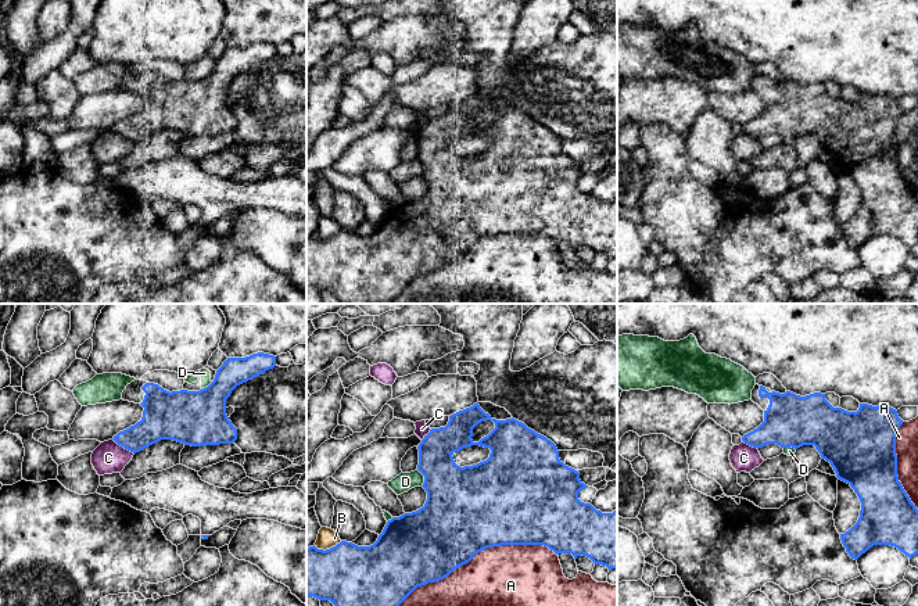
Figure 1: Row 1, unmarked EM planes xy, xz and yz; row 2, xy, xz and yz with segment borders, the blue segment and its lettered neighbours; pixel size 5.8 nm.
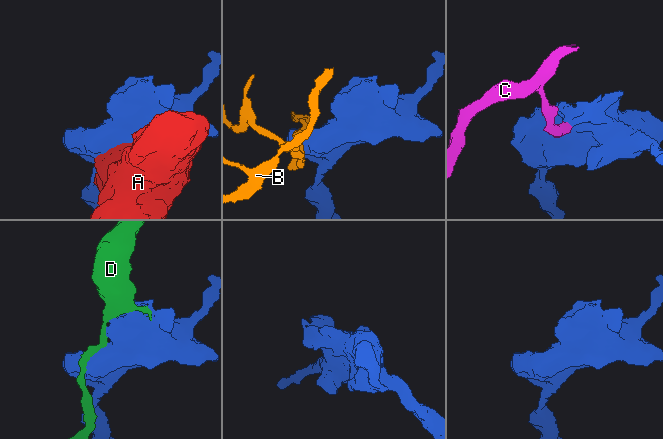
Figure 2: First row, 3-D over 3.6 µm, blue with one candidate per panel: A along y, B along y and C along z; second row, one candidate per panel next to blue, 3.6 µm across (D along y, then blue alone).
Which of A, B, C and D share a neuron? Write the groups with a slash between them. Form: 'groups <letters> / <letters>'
groups A / B / C / D

